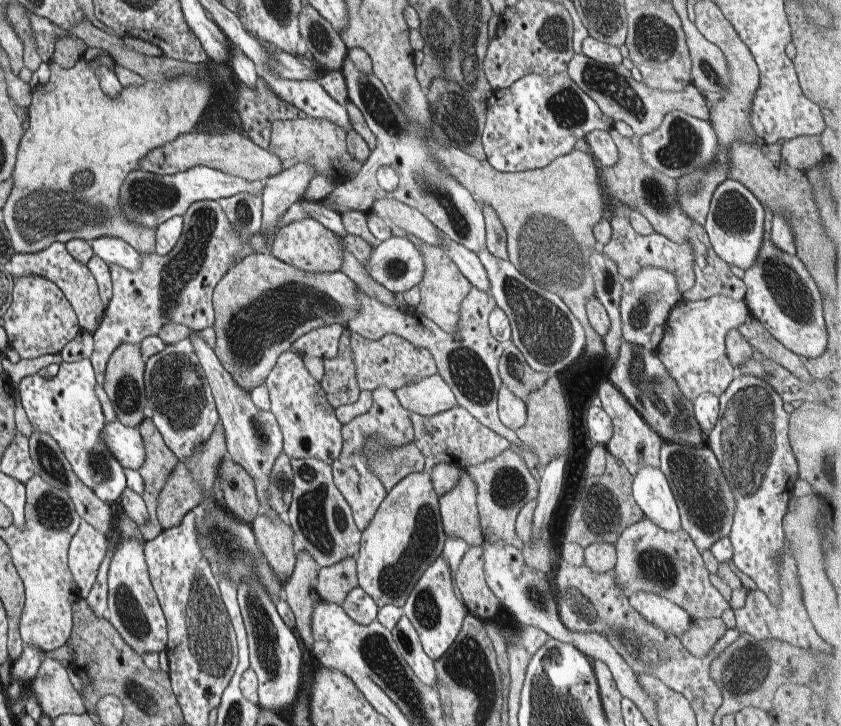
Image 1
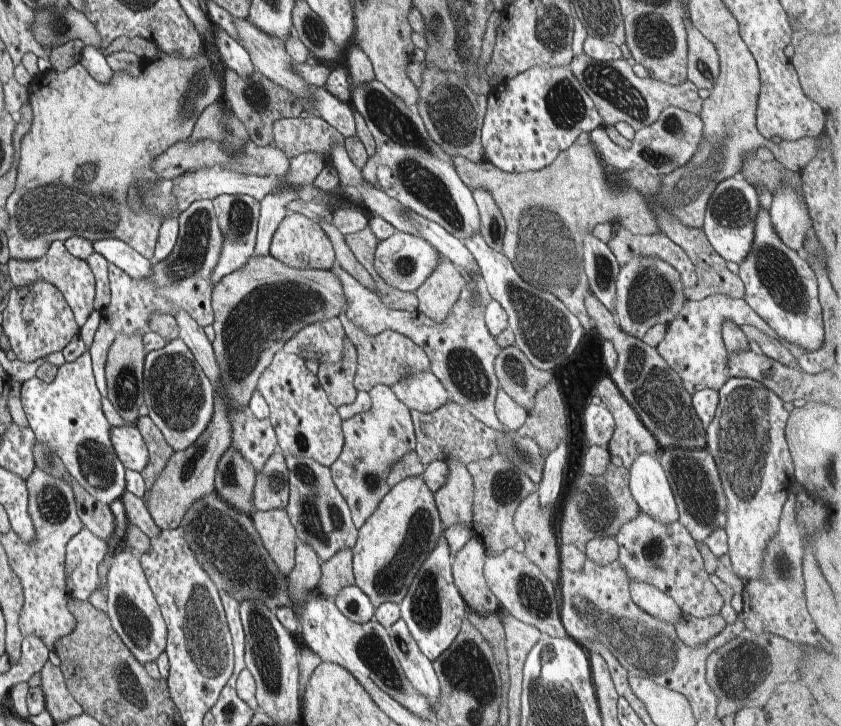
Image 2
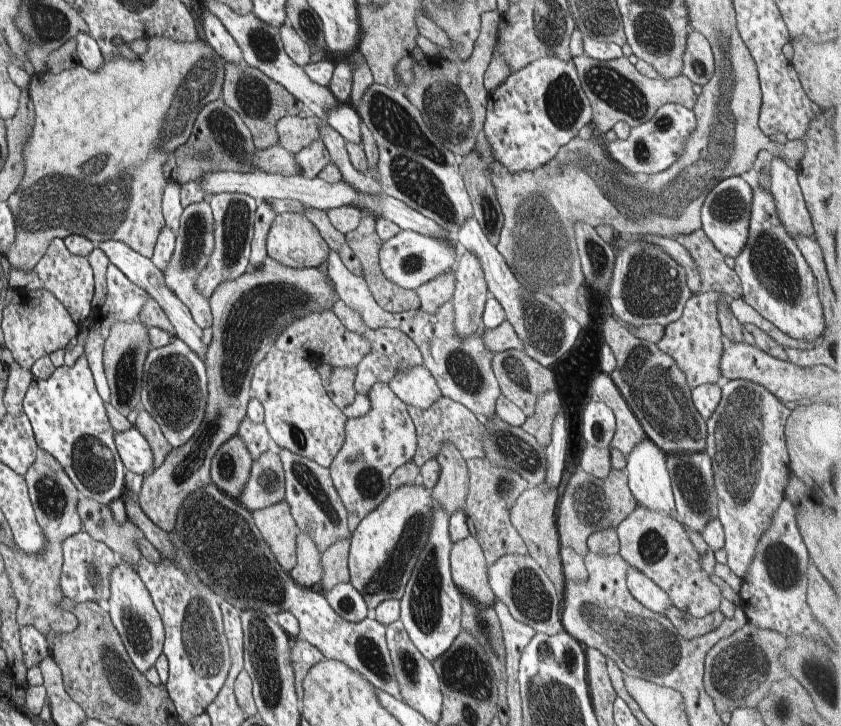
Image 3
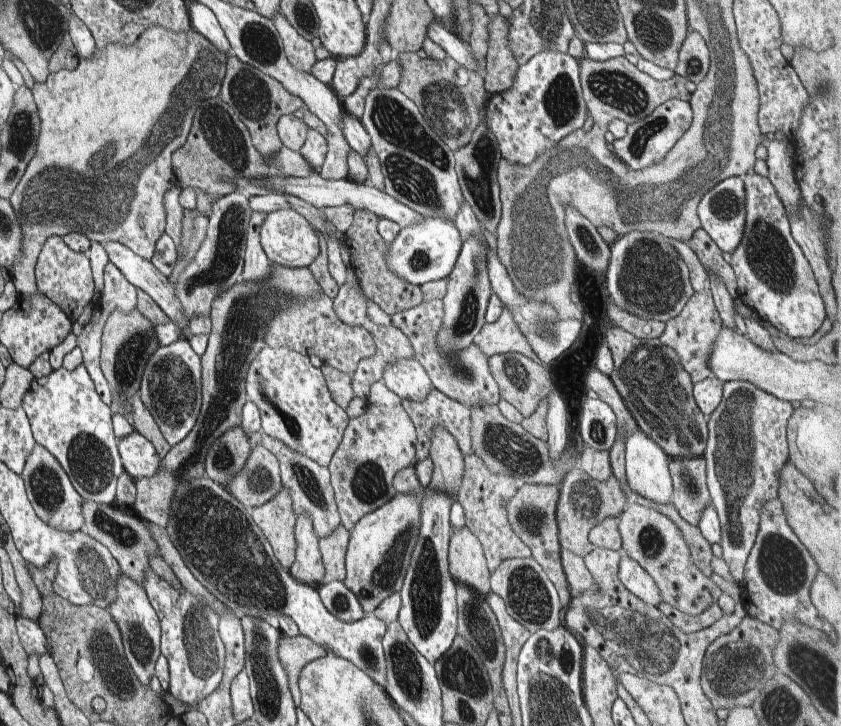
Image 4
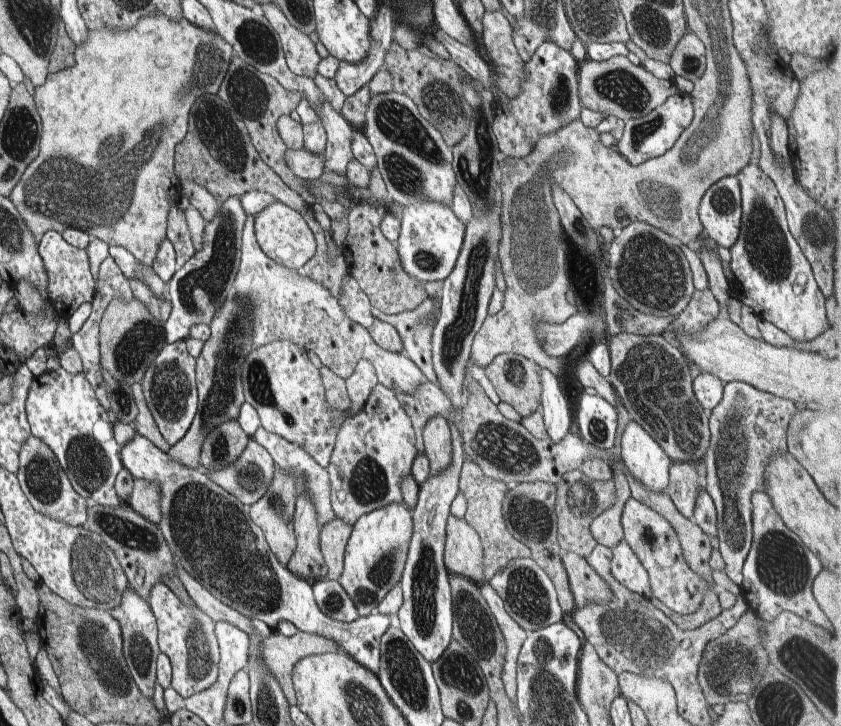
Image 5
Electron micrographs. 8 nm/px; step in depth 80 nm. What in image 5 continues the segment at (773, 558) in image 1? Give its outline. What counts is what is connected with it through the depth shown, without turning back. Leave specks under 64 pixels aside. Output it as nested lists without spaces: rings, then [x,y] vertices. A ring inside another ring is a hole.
[[[744,381],[725,383],[723,399],[710,411],[711,437],[701,461],[707,470],[703,482],[717,510],[717,537],[725,573],[739,586],[743,581],[743,564],[753,541],[751,496],[764,492],[767,464],[778,454],[788,452],[787,430],[796,411],[791,400],[758,390]]]

